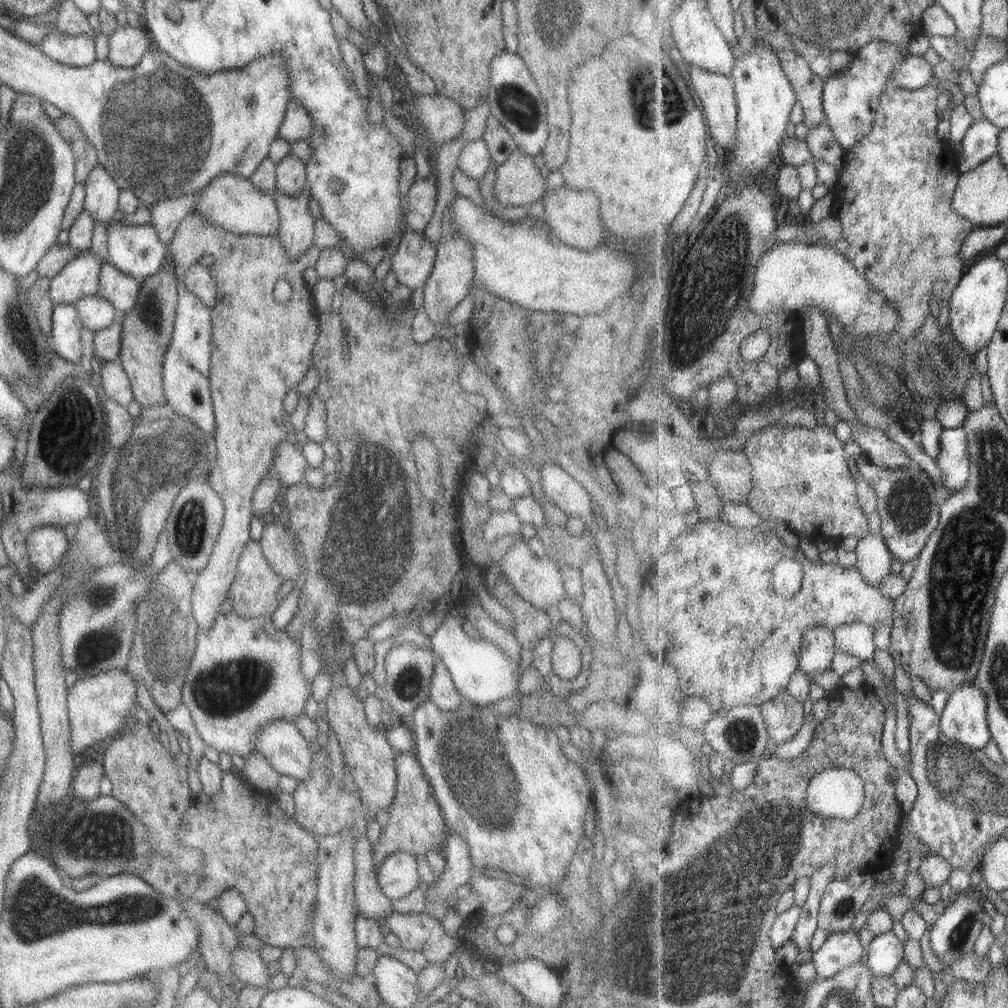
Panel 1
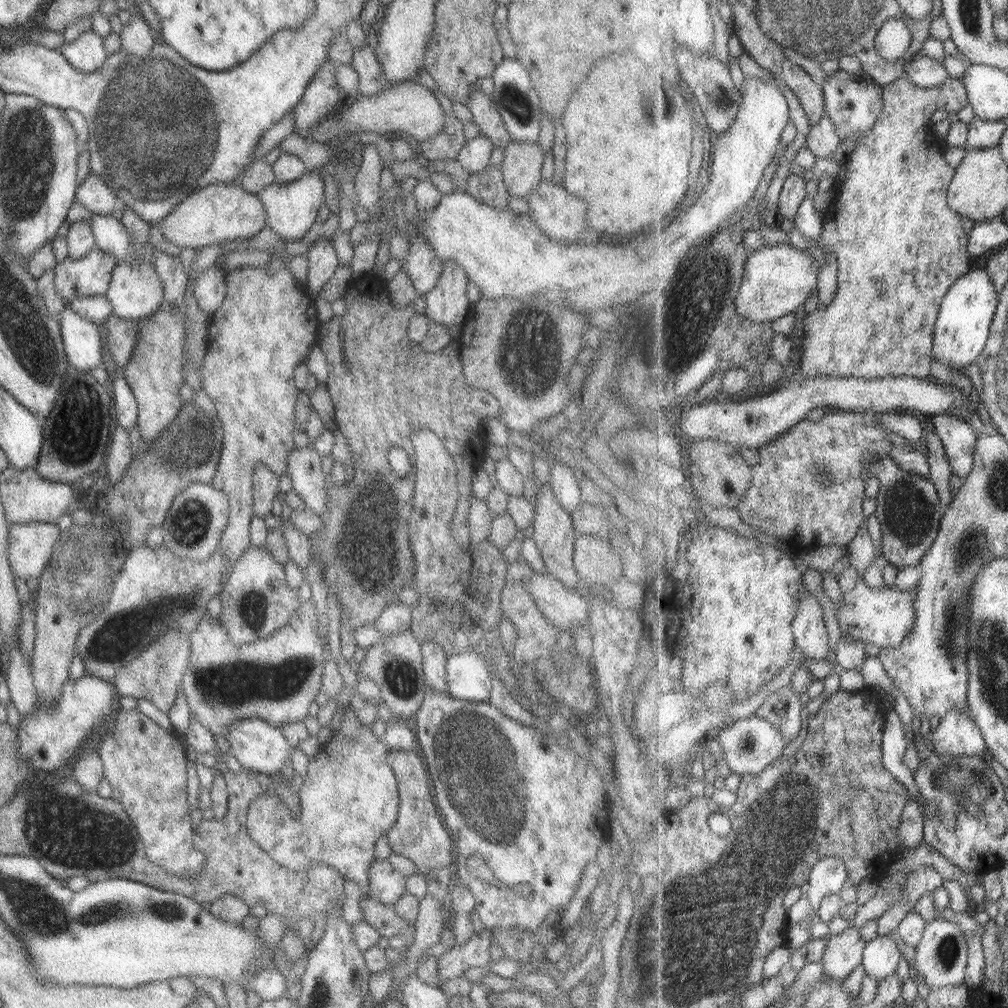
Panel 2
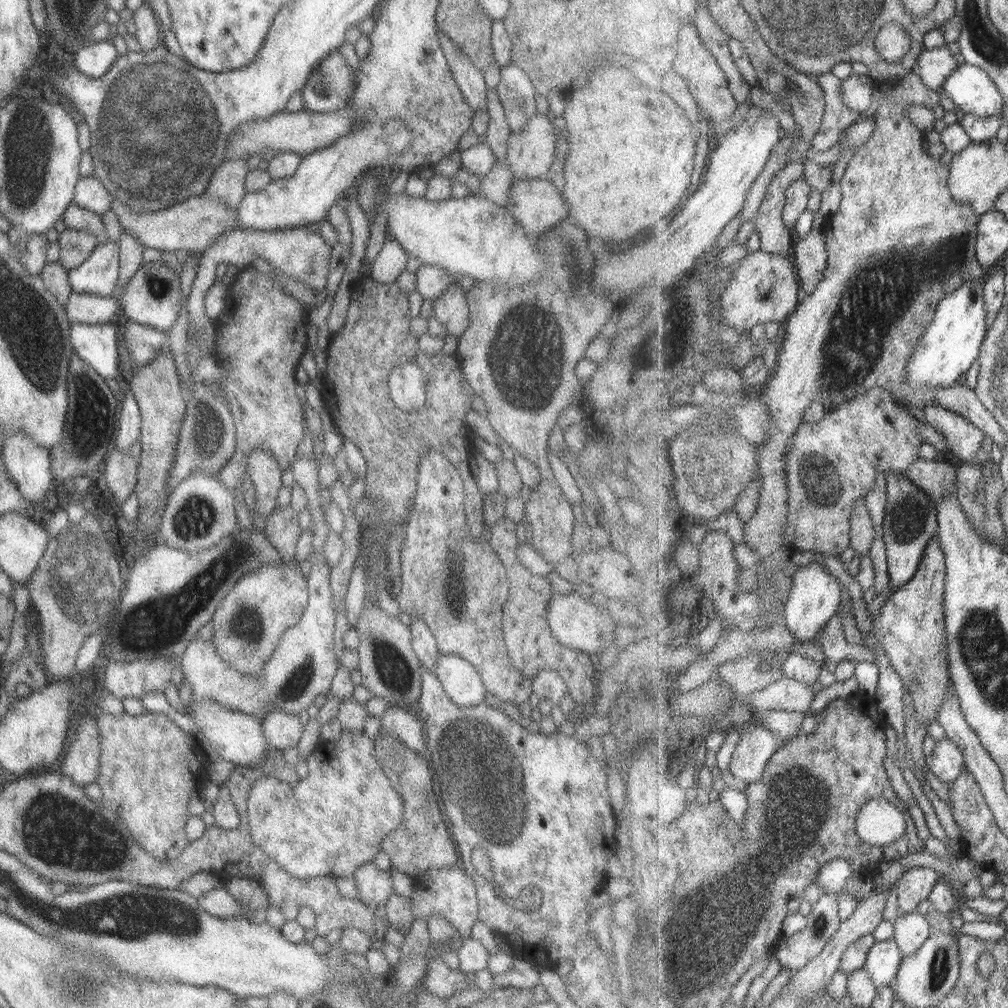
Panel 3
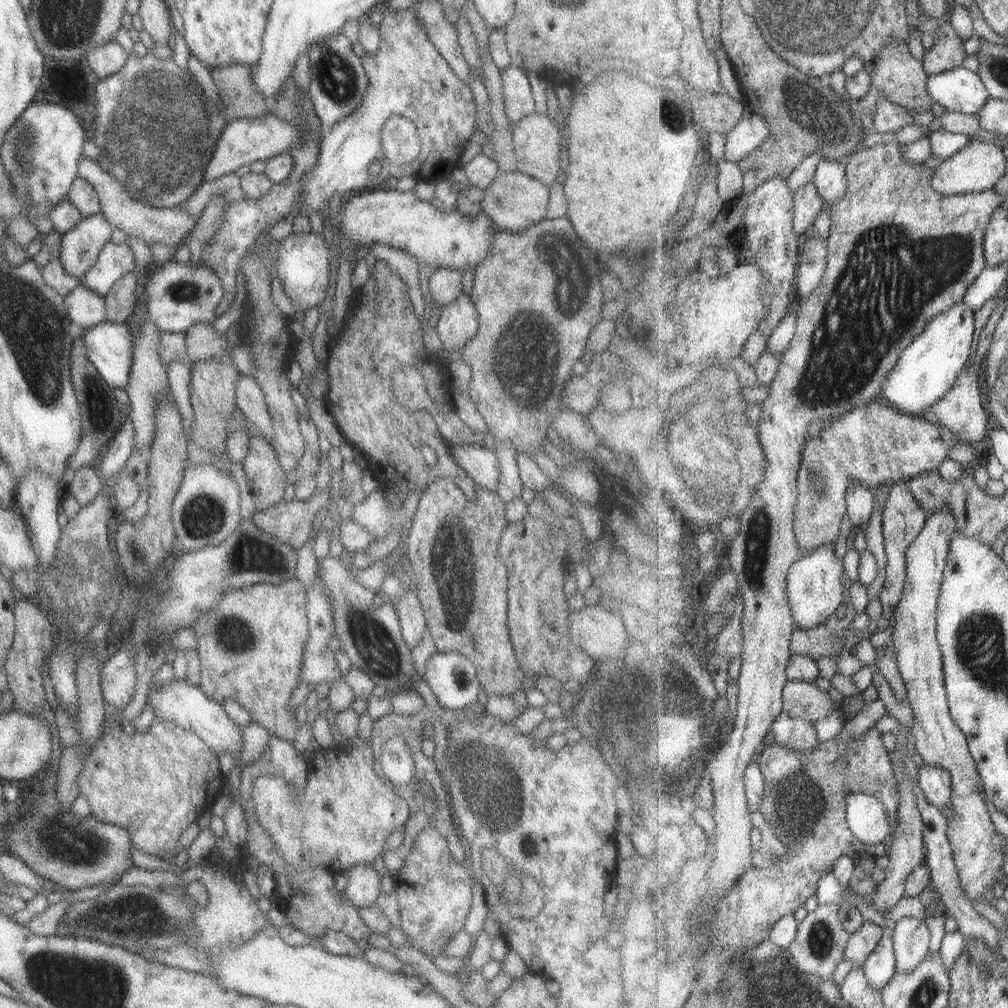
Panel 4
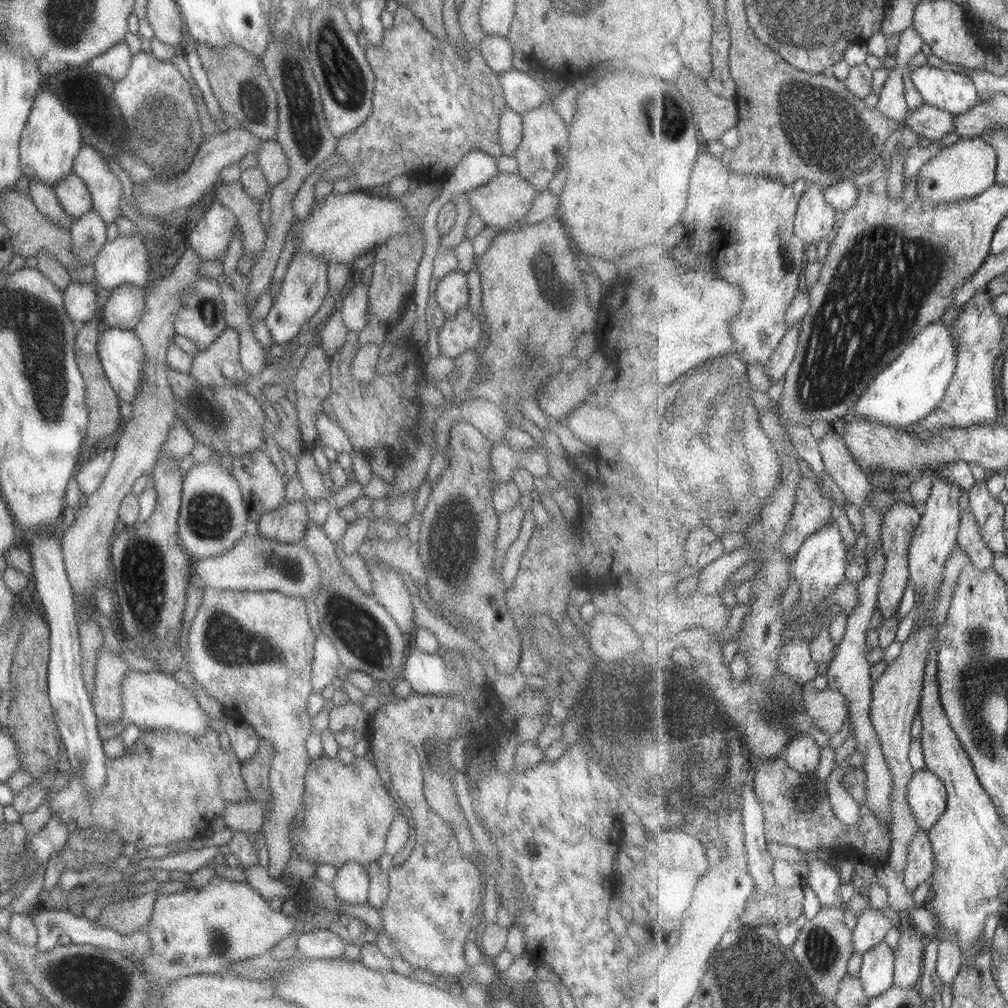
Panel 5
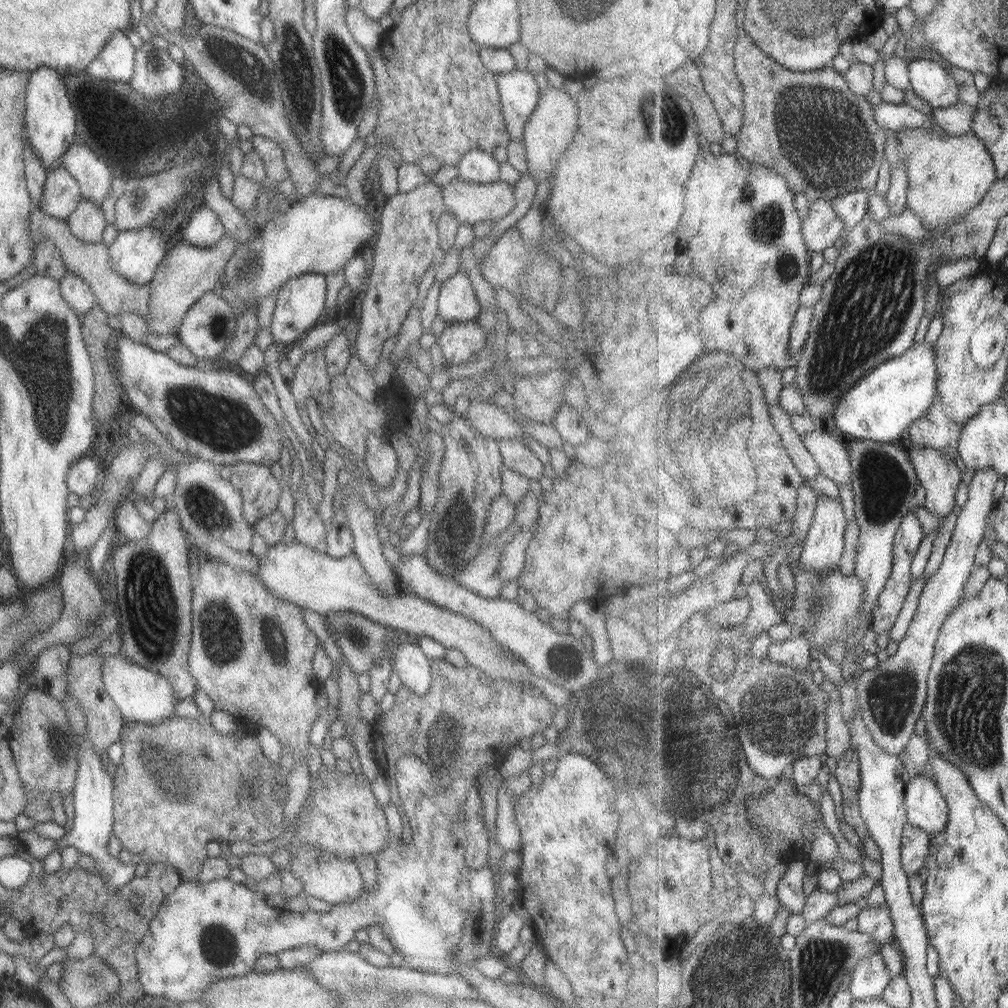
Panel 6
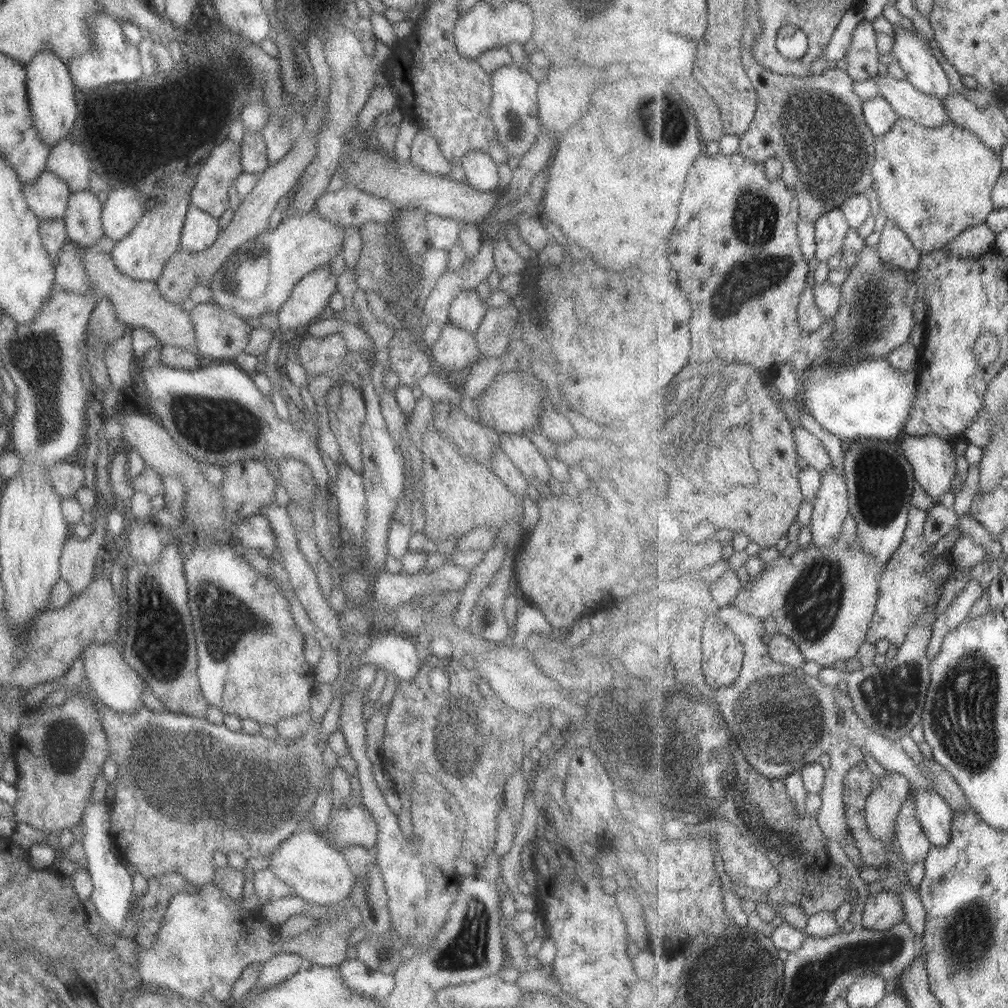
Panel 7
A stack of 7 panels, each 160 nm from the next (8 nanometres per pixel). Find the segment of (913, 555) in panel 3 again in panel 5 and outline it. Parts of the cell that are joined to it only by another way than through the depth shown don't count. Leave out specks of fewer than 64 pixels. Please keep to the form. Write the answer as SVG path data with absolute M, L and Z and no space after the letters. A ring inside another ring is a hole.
M902 500L895 502L887 507L884 512L882 524L882 549L886 554L886 574L882 578L882 584L879 591L878 606L883 614L883 618L893 618L897 616L899 604L903 600L903 592L910 584L910 546L914 538L914 532L922 520L921 506L911 506Z

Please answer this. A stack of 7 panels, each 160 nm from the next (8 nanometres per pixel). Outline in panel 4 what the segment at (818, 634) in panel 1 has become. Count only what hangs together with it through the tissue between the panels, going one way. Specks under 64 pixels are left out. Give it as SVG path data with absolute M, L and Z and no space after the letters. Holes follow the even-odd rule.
M823 545L798 560L788 574L789 604L797 629L810 629L823 624L843 605L843 562L837 558L831 545Z

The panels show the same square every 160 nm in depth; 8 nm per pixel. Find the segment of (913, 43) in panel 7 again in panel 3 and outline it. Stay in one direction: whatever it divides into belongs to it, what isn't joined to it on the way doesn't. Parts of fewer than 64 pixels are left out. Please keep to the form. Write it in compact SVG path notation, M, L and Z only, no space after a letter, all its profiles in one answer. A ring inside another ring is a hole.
M971 63L960 64L942 90L963 113L980 118L1001 115L1006 101L988 72Z

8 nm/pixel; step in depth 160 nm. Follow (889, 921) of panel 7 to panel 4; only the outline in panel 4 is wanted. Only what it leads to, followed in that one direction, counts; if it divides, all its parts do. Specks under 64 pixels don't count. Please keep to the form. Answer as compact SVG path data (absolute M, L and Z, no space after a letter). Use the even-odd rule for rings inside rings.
M864 922L858 931L852 934L846 946L845 960L852 962L853 966L862 966L883 939L883 929L877 924Z

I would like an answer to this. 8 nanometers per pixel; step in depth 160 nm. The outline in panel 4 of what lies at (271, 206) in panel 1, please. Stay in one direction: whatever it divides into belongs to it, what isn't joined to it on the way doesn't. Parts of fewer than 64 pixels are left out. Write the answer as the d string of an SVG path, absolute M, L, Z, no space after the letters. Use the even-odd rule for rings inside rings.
M83 154L77 161L76 171L77 177L82 178L93 187L98 198L99 213L113 229L120 228L126 236L133 235L142 238L148 245L153 242L160 242L168 247L181 245L181 242L187 240L190 235L195 222L190 214L180 208L180 205L160 209L131 200L131 197L117 179L103 172L103 169L95 161Z

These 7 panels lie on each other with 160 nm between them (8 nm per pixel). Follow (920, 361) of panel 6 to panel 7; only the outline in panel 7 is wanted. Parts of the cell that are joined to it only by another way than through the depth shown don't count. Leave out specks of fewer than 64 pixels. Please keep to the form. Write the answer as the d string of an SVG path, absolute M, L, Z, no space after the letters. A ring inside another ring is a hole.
M890 358L863 360L854 365L813 365L803 379L806 387L801 400L802 407L821 427L843 440L856 441L861 437L881 440L897 438L903 434L915 396L919 392L919 368L897 369Z

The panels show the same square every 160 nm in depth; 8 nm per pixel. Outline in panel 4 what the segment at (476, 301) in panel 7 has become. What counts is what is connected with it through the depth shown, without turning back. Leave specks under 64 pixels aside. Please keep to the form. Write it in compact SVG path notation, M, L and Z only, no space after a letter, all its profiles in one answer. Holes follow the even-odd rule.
M438 267L428 277L428 293L436 306L443 307L459 296L462 273L458 270Z

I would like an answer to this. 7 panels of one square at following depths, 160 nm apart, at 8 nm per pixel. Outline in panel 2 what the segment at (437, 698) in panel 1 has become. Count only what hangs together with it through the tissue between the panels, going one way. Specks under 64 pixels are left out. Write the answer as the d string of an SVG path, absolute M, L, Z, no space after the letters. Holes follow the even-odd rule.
M430 640L423 641L419 644L419 647L421 672L424 683L432 691L444 695L447 693L444 673L444 664L447 656L436 642Z

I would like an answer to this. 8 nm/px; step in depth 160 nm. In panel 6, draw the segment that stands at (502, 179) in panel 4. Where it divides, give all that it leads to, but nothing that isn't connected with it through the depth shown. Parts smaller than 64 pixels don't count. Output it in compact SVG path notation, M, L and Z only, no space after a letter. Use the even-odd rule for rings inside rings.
M453 178L440 186L440 193L444 210L452 214L458 224L470 226L505 216L514 203L512 185L500 180L475 184Z

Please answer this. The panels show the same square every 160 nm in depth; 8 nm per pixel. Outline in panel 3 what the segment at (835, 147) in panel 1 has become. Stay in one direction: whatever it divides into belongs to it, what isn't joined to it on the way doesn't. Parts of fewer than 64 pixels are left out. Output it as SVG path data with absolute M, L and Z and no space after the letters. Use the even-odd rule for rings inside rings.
M833 72L815 76L817 82L826 92L826 108L824 121L820 131L812 140L812 150L829 150L837 144L839 134L863 119L863 114L851 110L843 103L842 80Z

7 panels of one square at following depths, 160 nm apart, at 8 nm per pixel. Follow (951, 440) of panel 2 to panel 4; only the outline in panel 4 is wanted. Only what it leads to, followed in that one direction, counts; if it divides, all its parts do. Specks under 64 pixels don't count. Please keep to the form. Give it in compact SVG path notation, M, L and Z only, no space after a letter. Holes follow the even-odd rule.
M1001 303L997 310L991 315L989 322L983 327L981 337L975 343L974 354L970 356L970 363L965 367L964 372L954 385L954 388L941 399L935 403L934 406L925 410L921 417L925 420L939 423L948 429L951 429L960 441L965 442L965 445L971 445L973 442L983 440L985 436L990 436L991 420L987 414L987 408L983 408L983 400L981 400L981 388L979 388L979 370L981 364L985 360L985 356L989 354L989 349L994 344L994 334L1001 317L1005 315L1005 304Z

